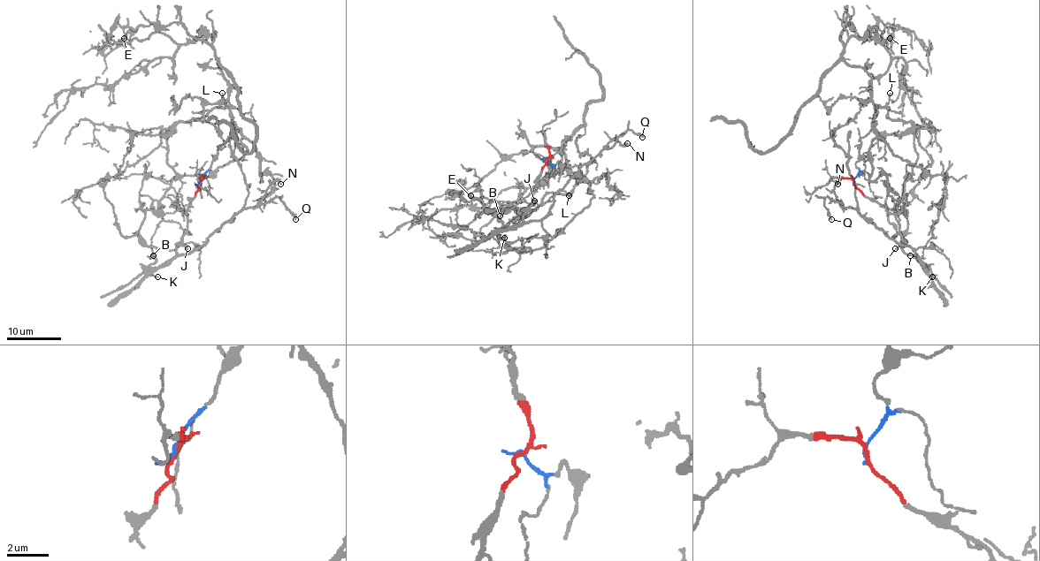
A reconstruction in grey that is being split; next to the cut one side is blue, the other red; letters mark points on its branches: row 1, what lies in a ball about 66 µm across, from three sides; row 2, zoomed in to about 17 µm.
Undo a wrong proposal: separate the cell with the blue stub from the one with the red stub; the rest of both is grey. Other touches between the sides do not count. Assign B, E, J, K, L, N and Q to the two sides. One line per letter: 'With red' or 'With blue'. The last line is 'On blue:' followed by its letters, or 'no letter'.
B: With red
E: With blue
J: With red
K: With red
L: With blue
N: With red
Q: With red
On blue: E, L

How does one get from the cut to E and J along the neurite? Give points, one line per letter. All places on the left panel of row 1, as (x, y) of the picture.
E: (199, 182), (236, 130), (214, 36), (175, 43), (152, 23), (125, 27), (124, 38)
J: (199, 182), (186, 215), (187, 232), (182, 243), (187, 248)

